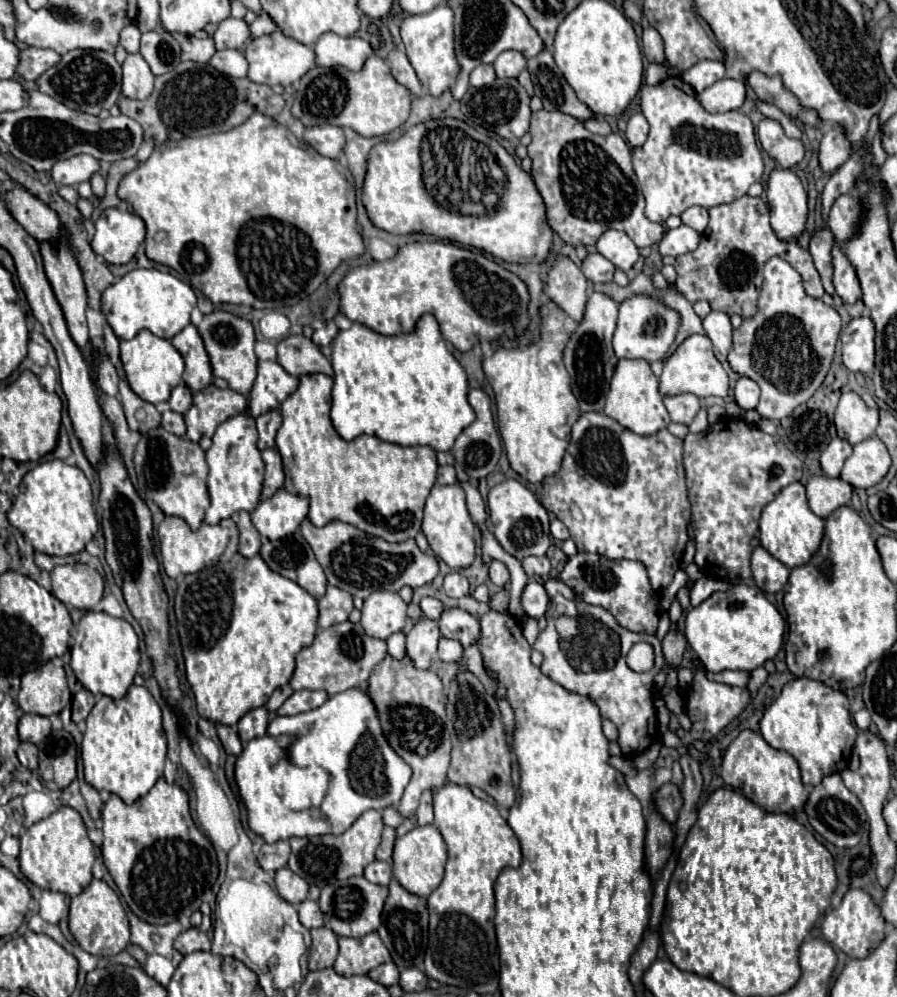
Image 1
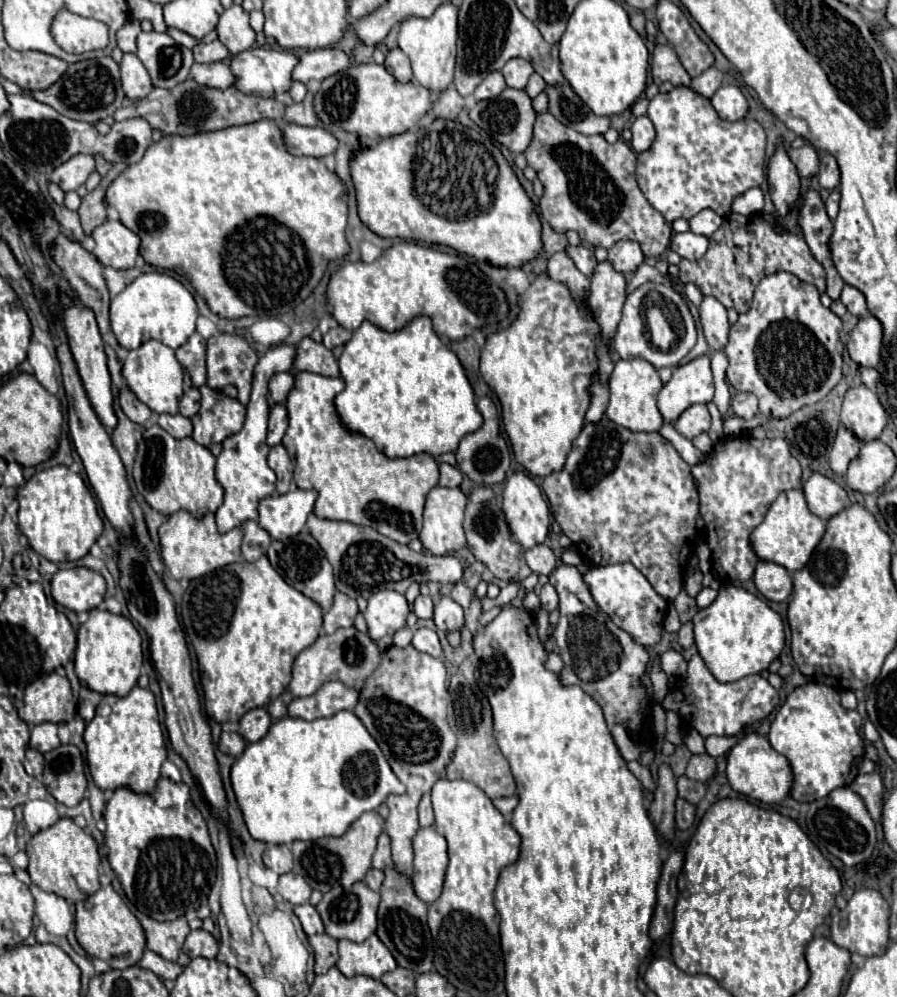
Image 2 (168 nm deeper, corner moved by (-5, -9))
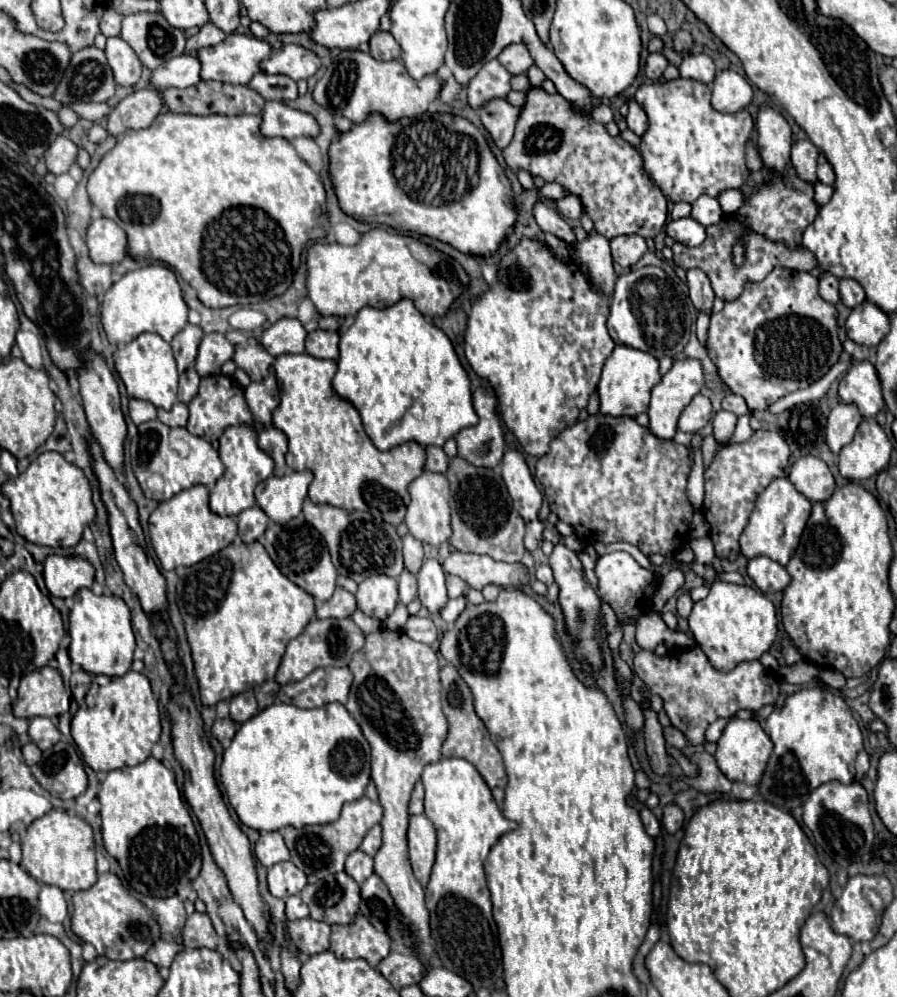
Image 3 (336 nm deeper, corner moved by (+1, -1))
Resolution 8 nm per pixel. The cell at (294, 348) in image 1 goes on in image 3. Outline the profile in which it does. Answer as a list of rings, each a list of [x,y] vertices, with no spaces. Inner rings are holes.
[[[315,329],[307,335],[305,351],[319,359],[337,359],[339,357],[339,333]]]

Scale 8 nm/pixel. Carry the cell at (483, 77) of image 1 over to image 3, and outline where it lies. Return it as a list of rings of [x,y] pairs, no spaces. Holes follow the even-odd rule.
[[[497,59],[485,63],[467,87],[471,109],[479,111],[489,99],[505,97],[511,91],[509,81],[511,81],[509,71]]]

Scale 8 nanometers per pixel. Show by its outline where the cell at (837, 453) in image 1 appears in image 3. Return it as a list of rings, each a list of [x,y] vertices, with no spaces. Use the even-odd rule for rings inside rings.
[[[839,401],[829,415],[827,423],[827,445],[833,453],[839,453],[841,447],[853,441],[853,435],[861,423],[861,413],[857,411],[857,405]]]

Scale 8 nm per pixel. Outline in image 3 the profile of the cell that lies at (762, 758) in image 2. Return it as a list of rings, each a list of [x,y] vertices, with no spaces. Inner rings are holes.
[[[733,717],[727,723],[727,727],[723,729],[721,739],[717,741],[715,759],[717,759],[717,765],[725,773],[727,779],[743,781],[747,785],[757,785],[763,771],[765,771],[765,765],[767,765],[767,759],[769,759],[771,751],[773,751],[773,743],[771,743],[769,735],[761,729],[761,725],[755,719]]]

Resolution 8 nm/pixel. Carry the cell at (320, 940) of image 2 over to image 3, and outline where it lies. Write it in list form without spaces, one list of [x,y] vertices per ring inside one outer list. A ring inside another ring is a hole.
[[[305,917],[299,921],[287,921],[287,929],[289,929],[293,945],[299,949],[303,957],[329,949],[331,927],[327,923]]]

